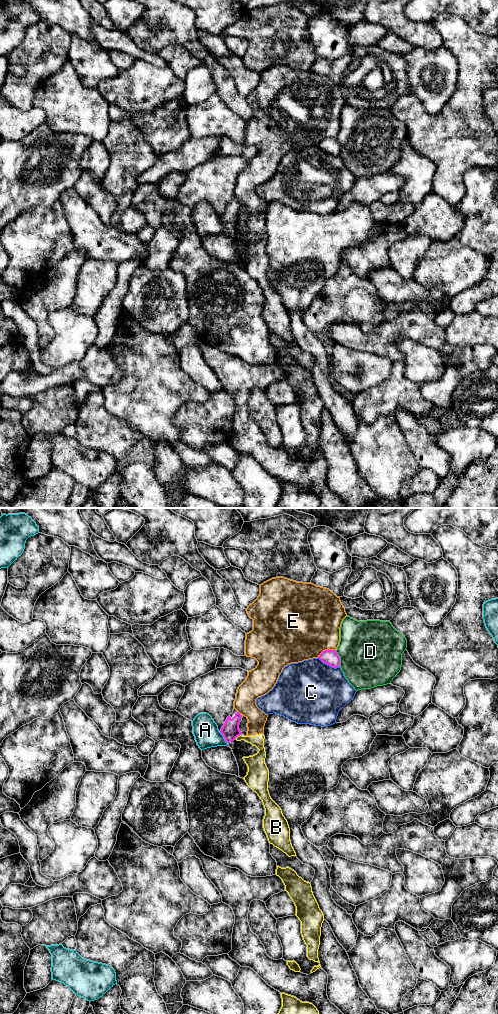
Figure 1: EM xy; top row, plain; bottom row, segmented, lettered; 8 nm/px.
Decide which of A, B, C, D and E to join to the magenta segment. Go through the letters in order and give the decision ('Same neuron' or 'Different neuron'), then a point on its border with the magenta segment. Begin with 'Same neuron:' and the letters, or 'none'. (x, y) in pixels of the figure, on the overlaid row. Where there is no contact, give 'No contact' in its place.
Same neuron: none
A: Different neuron. Touches magenta at xy (224, 738)
B: Different neuron. Touches magenta at xy (238, 735)
C: Different neuron. Touches magenta at xy (329, 665)
D: Different neuron. Touches magenta at xy (339, 658)
E: Different neuron. Touches magenta at xy (326, 650)

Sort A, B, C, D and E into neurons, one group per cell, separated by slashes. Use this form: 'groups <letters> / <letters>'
groups A / B E / C / D

